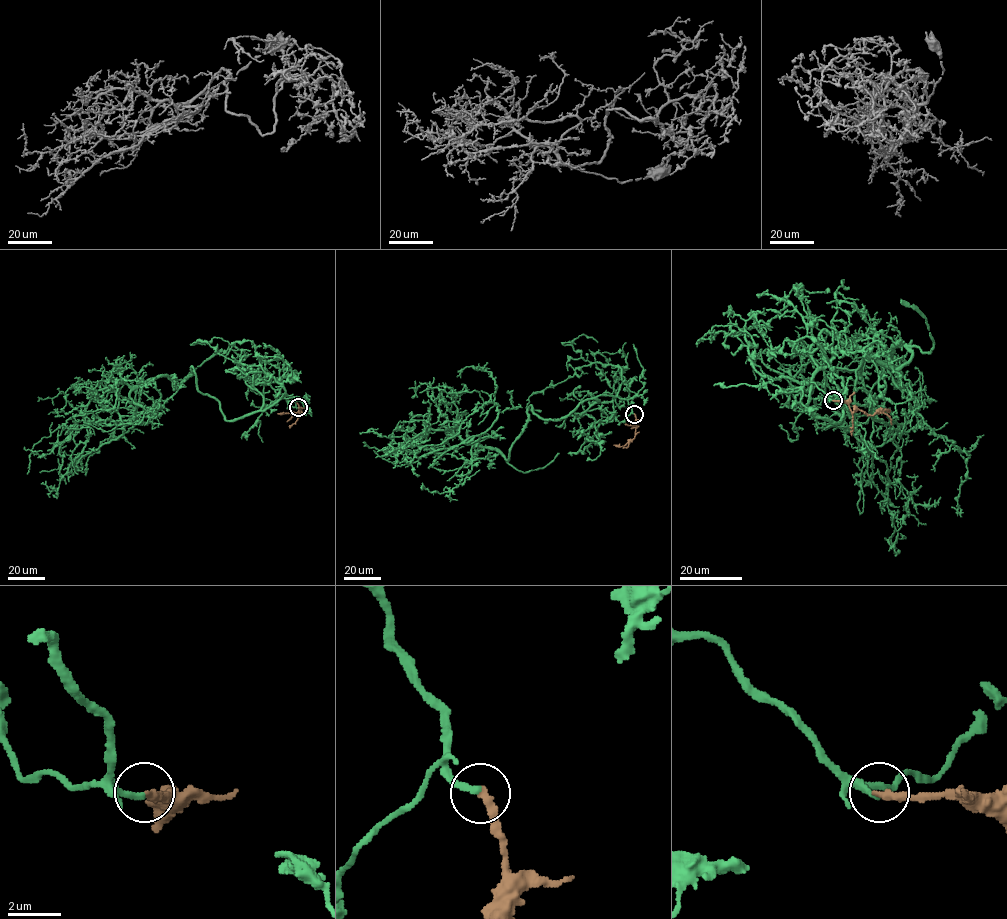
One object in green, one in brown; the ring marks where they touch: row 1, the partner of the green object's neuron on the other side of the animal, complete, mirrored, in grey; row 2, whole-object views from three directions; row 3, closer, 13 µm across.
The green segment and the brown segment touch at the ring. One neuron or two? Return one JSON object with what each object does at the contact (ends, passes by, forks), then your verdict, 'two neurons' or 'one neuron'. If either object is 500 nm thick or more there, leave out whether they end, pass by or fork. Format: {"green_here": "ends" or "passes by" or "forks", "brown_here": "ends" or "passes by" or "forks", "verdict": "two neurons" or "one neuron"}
{"green_here": "ends", "brown_here": "ends", "verdict": "one neuron"}

